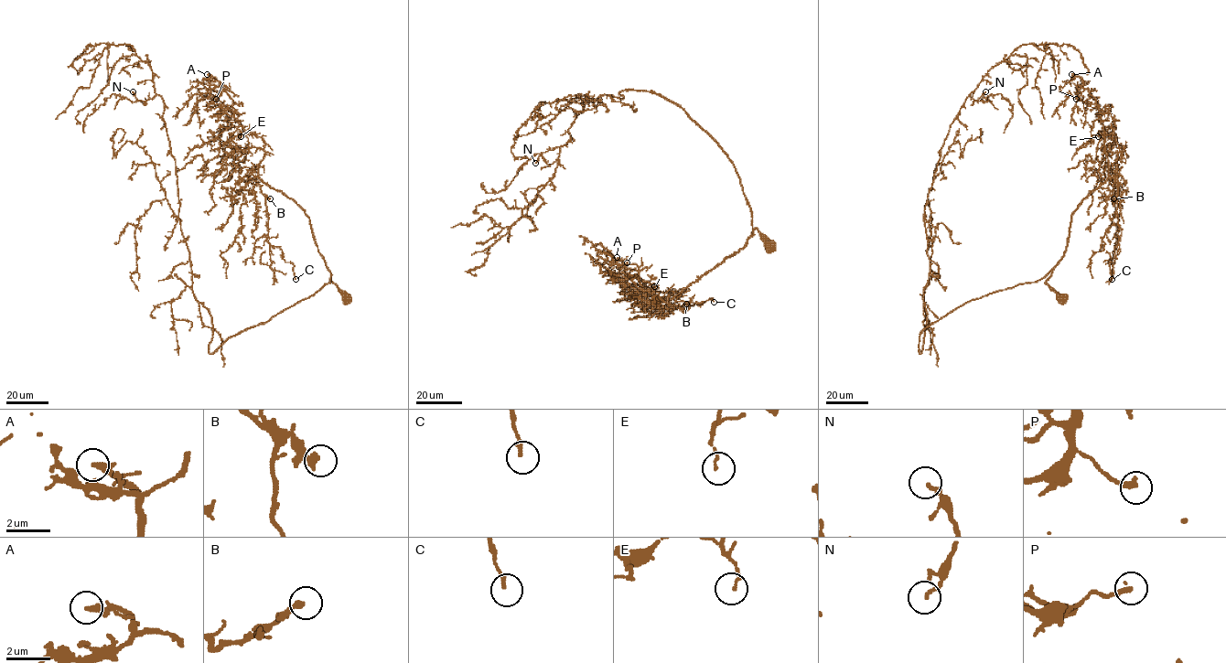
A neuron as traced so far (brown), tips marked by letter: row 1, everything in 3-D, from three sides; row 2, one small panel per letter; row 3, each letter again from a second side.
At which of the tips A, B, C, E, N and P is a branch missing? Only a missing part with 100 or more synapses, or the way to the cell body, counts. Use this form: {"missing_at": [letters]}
{"missing_at": ["A"]}

